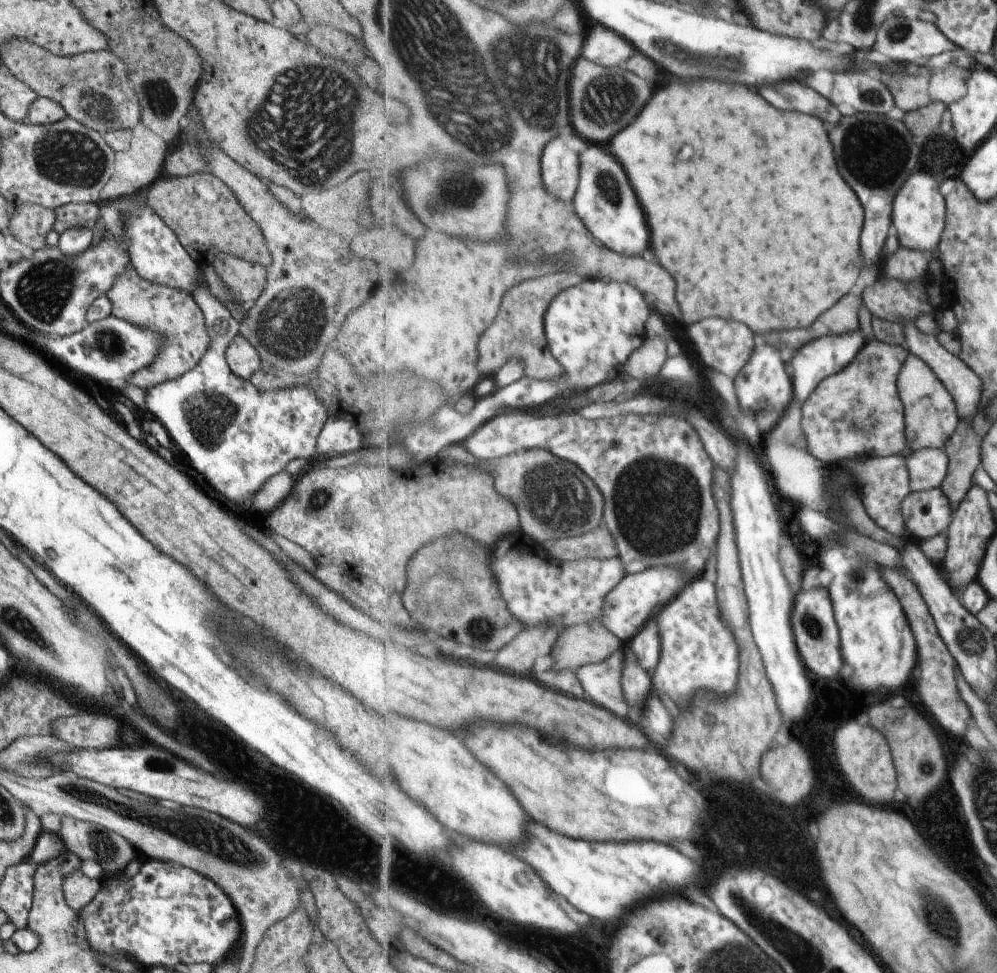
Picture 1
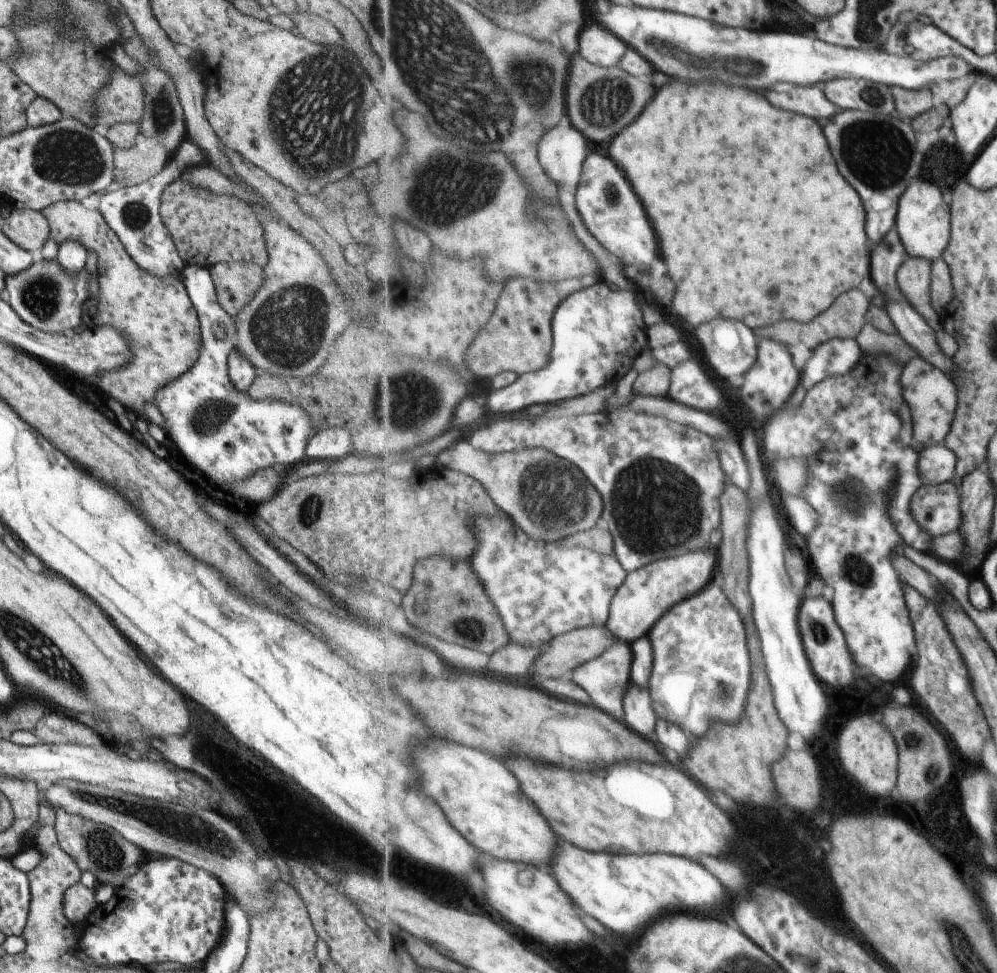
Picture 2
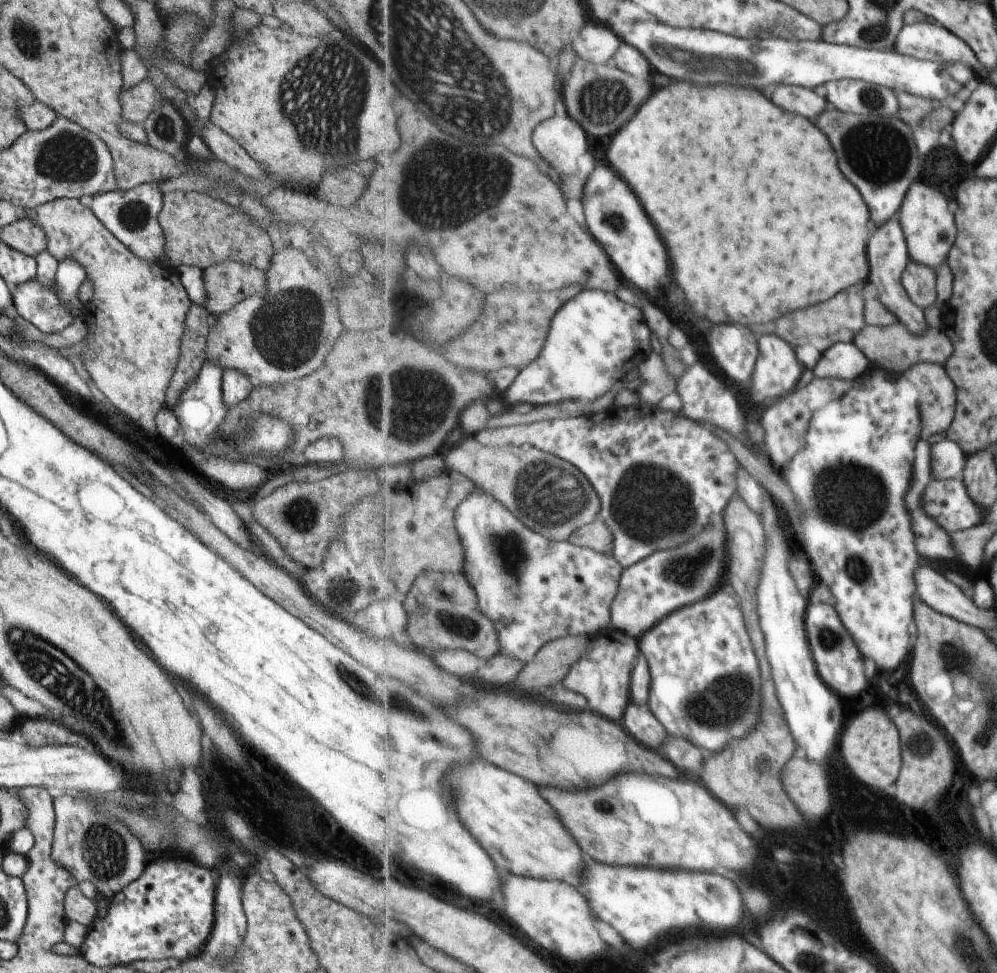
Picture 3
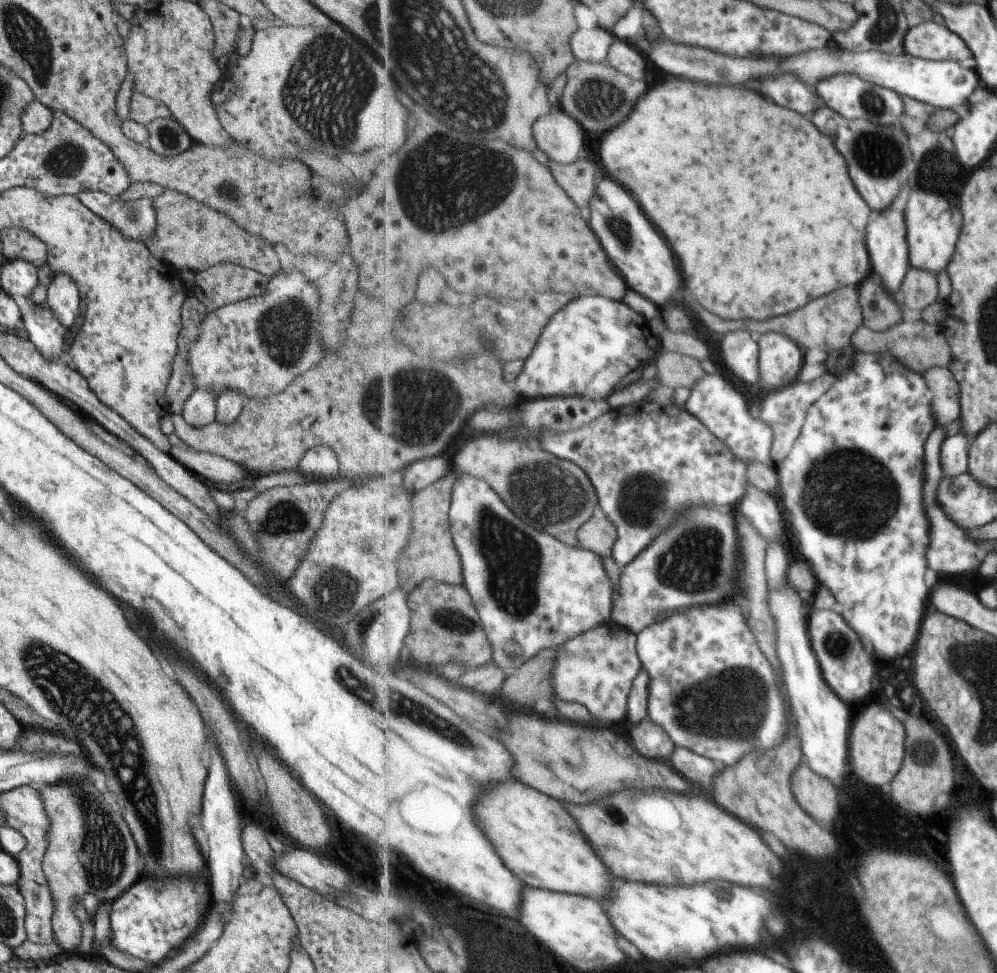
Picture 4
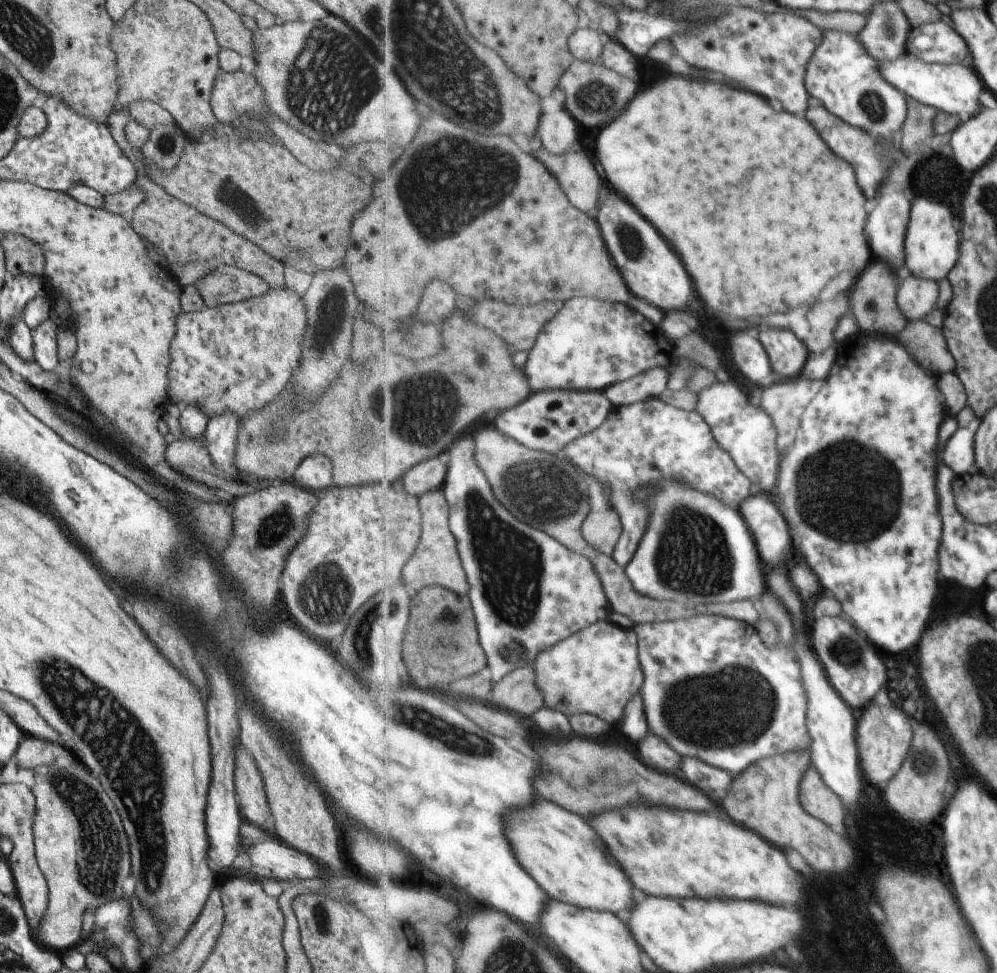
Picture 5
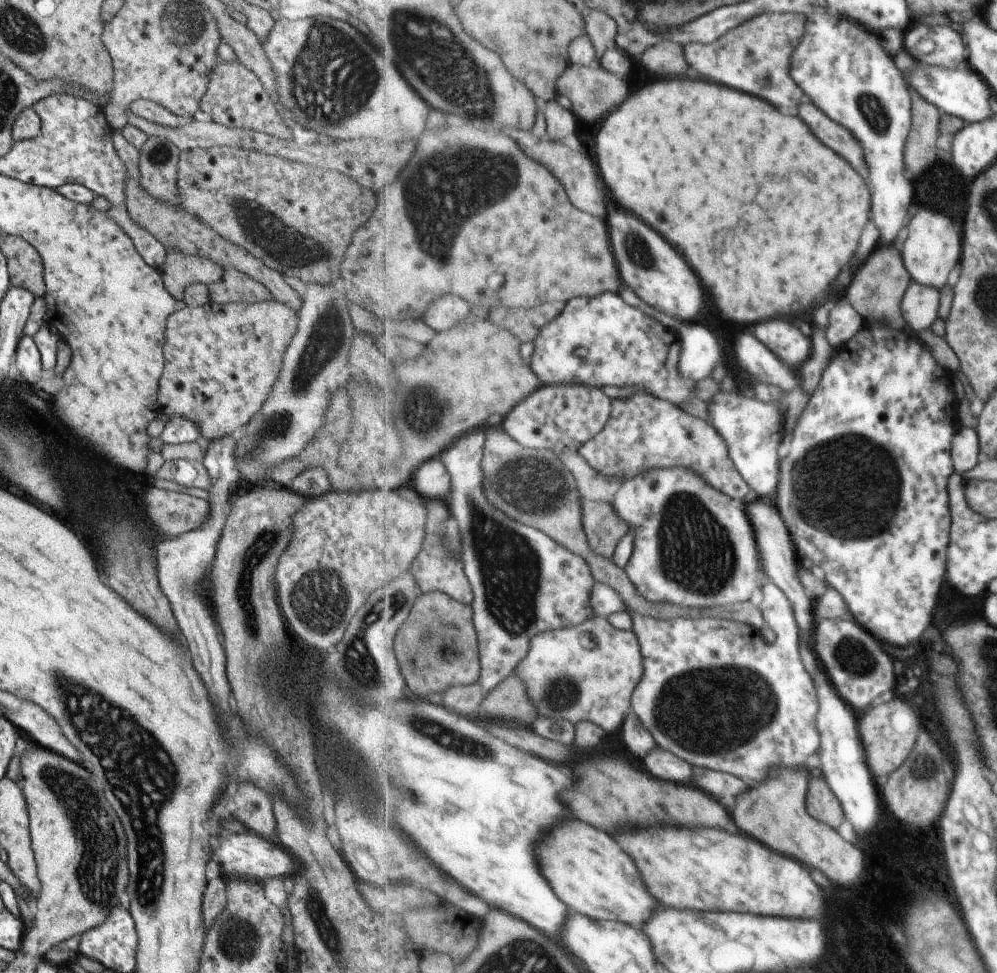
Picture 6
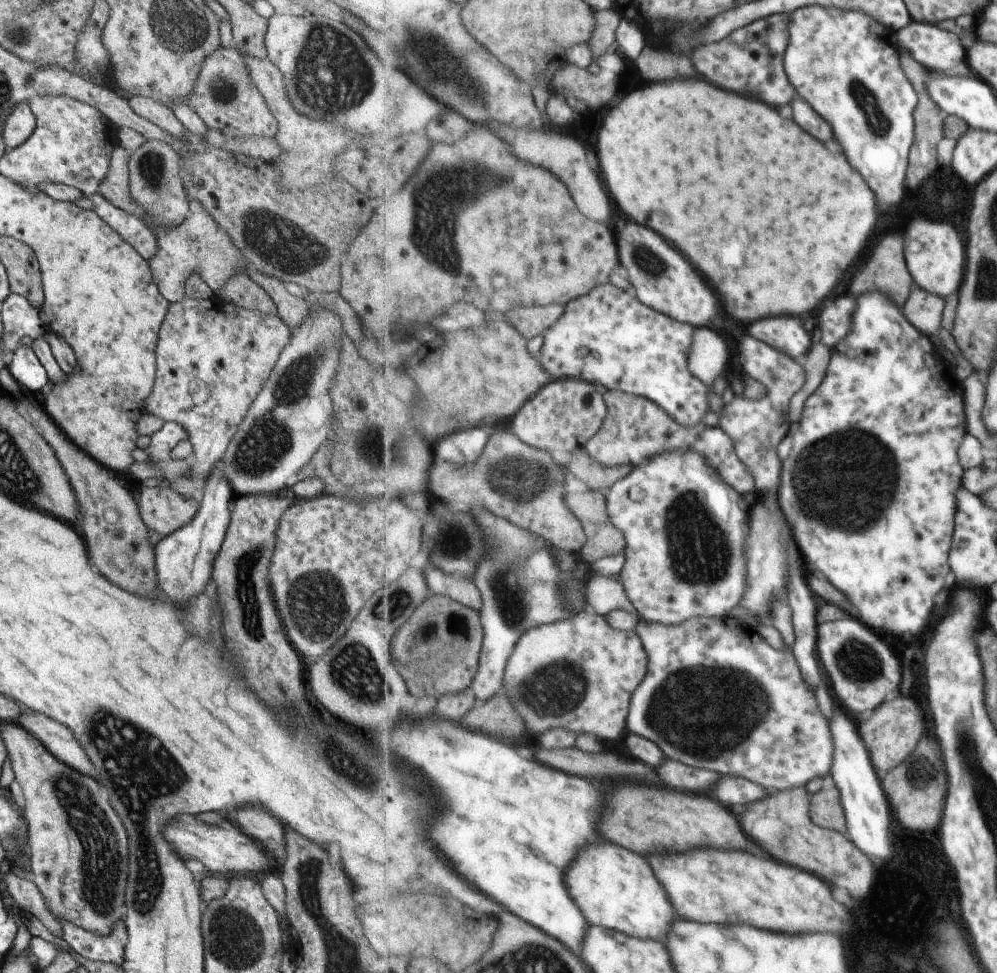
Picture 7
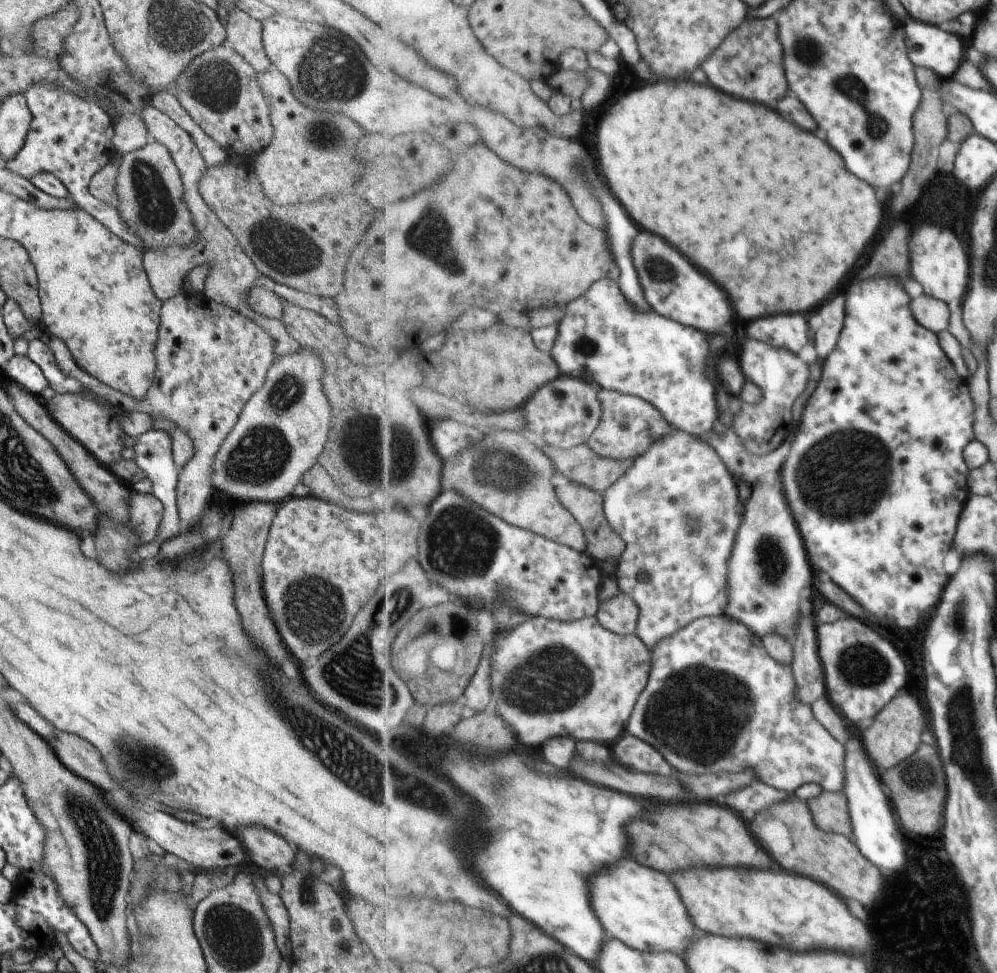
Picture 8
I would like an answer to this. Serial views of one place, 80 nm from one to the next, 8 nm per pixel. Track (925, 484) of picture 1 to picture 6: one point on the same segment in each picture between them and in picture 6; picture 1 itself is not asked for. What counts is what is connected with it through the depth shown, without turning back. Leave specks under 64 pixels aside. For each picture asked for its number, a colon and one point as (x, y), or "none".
2: (937, 464)
3: (949, 459)
4: (955, 452)
5: (960, 452)
6: (966, 443)

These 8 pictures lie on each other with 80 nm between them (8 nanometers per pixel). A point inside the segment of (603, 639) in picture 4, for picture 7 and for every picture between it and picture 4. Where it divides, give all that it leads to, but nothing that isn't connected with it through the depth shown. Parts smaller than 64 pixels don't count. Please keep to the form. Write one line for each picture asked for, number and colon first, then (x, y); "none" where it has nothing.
5: (598, 670)
6: (589, 672)
7: (541, 678)

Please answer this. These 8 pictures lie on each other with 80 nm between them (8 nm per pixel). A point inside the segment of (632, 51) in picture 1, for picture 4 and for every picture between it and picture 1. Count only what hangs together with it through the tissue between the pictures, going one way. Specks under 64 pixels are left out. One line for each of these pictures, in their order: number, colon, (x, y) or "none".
2: (597, 44)
3: (597, 43)
4: (592, 45)

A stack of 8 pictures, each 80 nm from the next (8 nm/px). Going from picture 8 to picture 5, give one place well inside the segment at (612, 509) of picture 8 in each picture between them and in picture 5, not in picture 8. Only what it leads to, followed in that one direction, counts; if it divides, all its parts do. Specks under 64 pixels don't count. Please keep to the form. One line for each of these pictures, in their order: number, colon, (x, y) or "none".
5: (698, 550)
6: (694, 546)
7: (686, 530)

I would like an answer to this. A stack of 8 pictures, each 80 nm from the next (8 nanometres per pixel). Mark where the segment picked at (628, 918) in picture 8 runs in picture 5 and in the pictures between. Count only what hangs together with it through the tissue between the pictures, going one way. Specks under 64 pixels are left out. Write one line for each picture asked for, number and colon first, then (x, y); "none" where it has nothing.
5: (561, 851)
6: (588, 870)
7: (615, 888)

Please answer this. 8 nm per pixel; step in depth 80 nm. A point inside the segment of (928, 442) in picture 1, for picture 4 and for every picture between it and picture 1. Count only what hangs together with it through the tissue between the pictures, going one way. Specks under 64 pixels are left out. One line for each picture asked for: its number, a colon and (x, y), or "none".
2: (933, 395)
3: (939, 394)
4: (946, 401)

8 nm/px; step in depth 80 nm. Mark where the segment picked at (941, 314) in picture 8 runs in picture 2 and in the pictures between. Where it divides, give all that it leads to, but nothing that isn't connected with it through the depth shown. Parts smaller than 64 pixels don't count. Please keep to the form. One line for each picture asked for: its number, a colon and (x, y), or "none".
2: (914, 276)
3: (920, 280)
4: (920, 288)
5: (917, 296)
6: (920, 304)
7: (924, 309)

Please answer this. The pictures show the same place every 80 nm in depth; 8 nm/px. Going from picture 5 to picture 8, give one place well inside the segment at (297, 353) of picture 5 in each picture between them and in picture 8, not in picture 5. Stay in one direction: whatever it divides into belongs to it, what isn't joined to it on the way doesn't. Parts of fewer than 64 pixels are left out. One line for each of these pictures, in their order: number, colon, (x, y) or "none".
6: (221, 361)
7: (212, 358)
8: (209, 361)

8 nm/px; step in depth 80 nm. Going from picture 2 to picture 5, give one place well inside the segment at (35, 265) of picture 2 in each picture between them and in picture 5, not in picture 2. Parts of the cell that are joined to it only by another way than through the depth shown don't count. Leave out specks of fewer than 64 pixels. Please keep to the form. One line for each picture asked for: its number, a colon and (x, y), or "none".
3: (39, 305)
4: (45, 330)
5: (44, 347)

